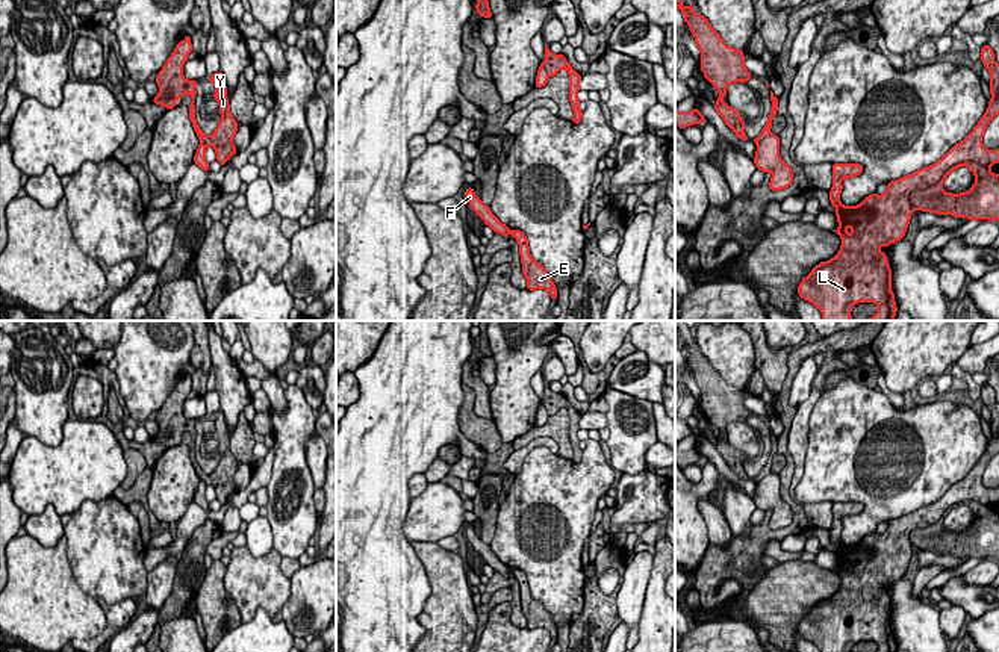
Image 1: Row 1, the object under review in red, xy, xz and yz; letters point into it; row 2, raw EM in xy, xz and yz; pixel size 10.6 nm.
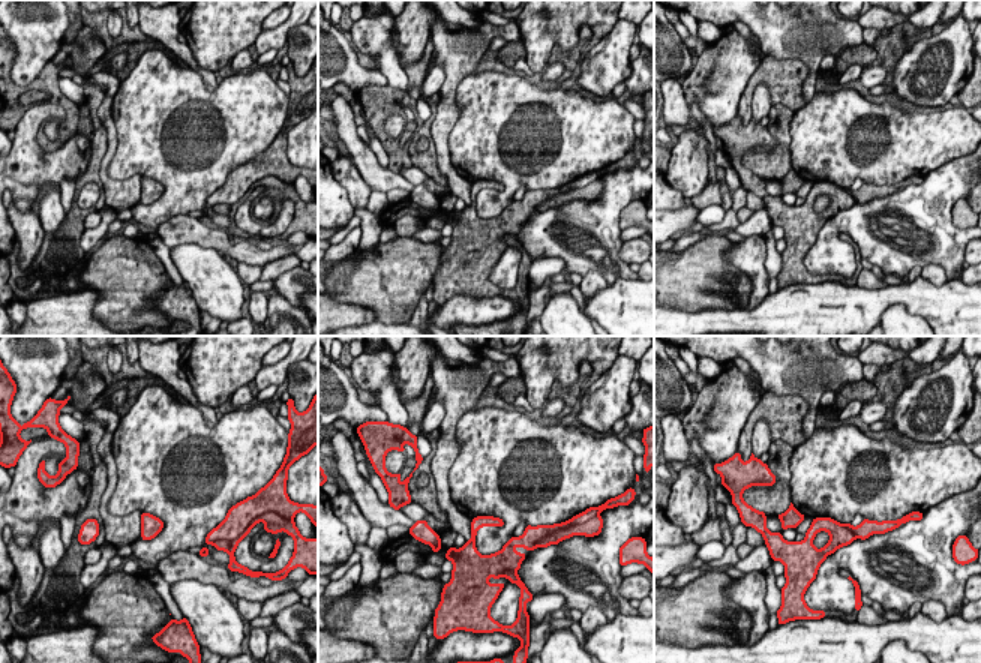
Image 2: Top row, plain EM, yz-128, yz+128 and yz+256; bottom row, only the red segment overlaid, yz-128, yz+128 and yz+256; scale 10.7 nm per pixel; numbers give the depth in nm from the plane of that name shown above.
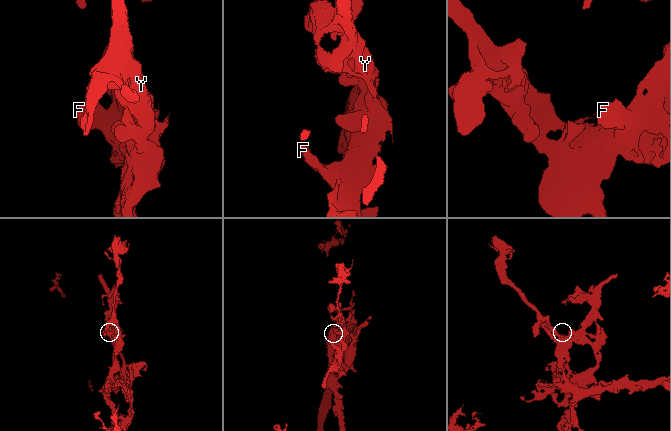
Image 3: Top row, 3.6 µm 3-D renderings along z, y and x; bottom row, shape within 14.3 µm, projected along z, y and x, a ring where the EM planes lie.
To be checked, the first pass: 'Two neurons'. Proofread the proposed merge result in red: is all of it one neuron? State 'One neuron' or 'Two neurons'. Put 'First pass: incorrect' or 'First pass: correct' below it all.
Two neurons
First pass: correct

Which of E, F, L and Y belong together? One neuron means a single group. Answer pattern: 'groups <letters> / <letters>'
groups E L / F Y

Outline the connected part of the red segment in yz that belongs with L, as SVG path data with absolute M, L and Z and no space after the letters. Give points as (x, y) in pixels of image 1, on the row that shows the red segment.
M990 45L981 47L981 61L991 76L988 107L973 130L935 163L892 180L882 195L872 194L857 206L840 203L842 180L860 175L863 165L832 163L829 201L837 209L839 228L832 231L842 239L840 251L816 265L798 286L799 297L820 310L822 321L854 321L854 306L870 301L878 310L867 321L895 321L892 269L879 247L904 239L914 212L910 194L938 183L954 165L976 162L990 168L999 163L999 148L982 145L988 123L999 115L999 64Z

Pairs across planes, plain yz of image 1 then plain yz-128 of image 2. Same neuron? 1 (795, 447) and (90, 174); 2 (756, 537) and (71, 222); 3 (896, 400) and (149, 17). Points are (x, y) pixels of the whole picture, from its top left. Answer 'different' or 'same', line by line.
1: different
2: same
3: same

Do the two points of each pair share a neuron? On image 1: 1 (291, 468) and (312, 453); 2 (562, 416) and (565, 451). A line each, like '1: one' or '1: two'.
1: two
2: one

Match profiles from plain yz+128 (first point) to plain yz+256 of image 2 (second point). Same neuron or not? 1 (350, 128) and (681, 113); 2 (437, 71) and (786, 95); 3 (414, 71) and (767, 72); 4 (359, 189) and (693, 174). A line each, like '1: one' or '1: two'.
1: one
2: two
3: one
4: one

